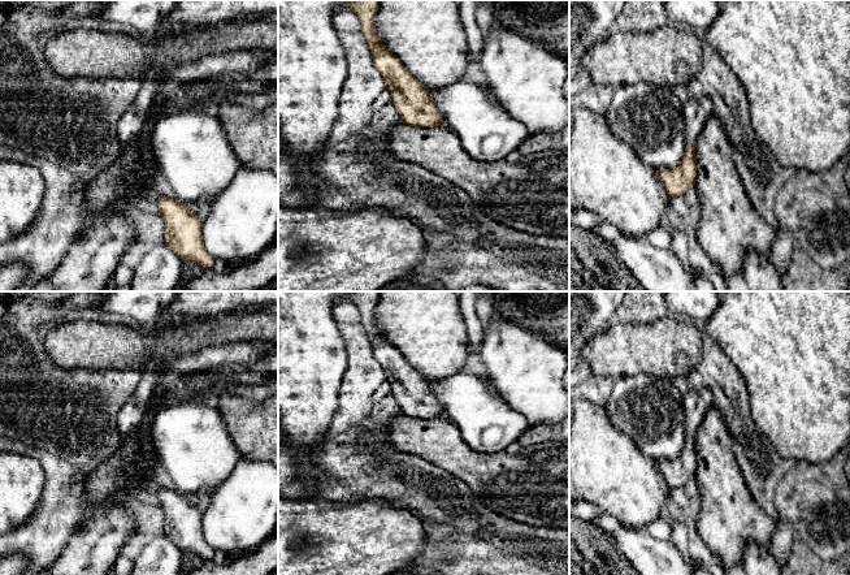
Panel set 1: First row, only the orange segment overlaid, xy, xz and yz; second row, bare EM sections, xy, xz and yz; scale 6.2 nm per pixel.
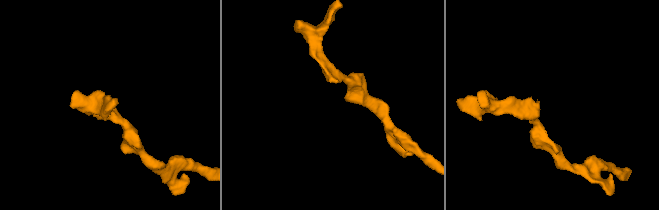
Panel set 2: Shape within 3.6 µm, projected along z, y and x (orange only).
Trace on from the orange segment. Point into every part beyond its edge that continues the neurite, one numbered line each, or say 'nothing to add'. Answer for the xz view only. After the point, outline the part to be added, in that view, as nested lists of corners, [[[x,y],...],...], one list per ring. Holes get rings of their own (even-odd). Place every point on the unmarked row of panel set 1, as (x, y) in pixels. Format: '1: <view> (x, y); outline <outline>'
nothing to add

